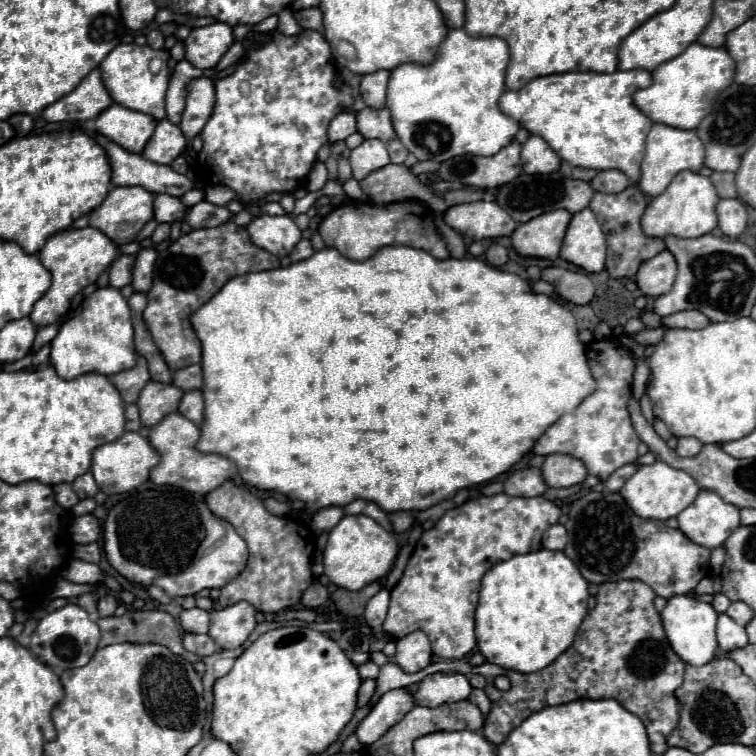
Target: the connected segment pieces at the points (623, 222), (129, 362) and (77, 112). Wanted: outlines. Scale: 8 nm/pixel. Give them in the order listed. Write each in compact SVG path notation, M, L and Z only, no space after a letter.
M630 184L626 190L618 194L596 192L590 202L590 210L596 214L598 222L606 224L606 242L608 242L606 270L612 278L634 278L642 262L666 250L662 238L648 238L640 228L640 216L644 214L646 204L648 204L646 196L634 184Z
M112 286L98 288L90 298L84 300L82 314L64 322L50 344L52 354L48 364L54 366L64 380L72 380L88 372L110 376L120 370L132 368L136 364L136 348L132 316L126 298L120 294L120 290Z
M100 68L92 70L70 94L48 106L42 116L48 122L78 122L94 120L102 110L112 104L112 98L102 82Z

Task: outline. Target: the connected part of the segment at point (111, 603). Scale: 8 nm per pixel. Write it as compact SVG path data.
M106 594L98 600L98 616L112 616L118 606L118 600L112 594Z

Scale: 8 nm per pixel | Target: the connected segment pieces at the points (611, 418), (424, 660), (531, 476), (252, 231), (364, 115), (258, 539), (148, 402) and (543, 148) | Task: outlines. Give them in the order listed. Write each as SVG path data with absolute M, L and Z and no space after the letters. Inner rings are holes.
M614 340L590 342L588 362L592 376L596 378L596 390L574 412L564 414L560 420L556 420L536 442L534 452L542 456L572 454L586 464L588 474L606 482L614 470L638 458L640 440L632 430L632 422L628 418L628 408L626 408L626 402L632 396L630 384L636 364L630 358L630 352Z
M412 632L400 640L396 640L396 656L394 662L404 670L404 672L418 672L430 664L432 658L432 648L430 640L424 632Z
M524 468L514 472L506 482L504 482L504 494L508 496L540 496L546 492L546 482L542 478L540 468Z
M262 214L248 224L248 234L252 242L280 258L288 256L292 248L300 242L300 228L290 216L270 216Z
M364 108L362 112L358 112L358 132L364 134L364 138L378 138L382 142L394 140L396 132L390 120L390 110L388 108L382 108L382 110Z
M226 480L220 488L212 490L206 496L208 508L218 516L228 520L236 532L246 540L250 558L248 566L240 576L236 576L228 586L220 592L220 606L232 606L240 600L252 602L258 612L274 614L282 608L298 606L302 592L312 584L312 570L310 570L310 552L314 552L316 536L304 524L298 524L292 518L280 518L270 514L262 500L256 494L238 488L232 480Z
M148 382L138 398L140 418L144 426L158 424L166 414L176 412L180 398L184 392L176 388L174 384L160 384L160 382Z
M530 136L522 146L522 168L526 174L550 174L560 168L560 156L540 136Z

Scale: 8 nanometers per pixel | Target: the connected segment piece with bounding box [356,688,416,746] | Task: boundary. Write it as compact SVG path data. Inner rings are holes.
M396 688L384 694L384 698L378 700L378 704L372 708L372 712L360 722L356 728L356 736L364 746L370 746L380 736L388 732L396 722L400 722L412 708L414 708L414 696L408 688Z

